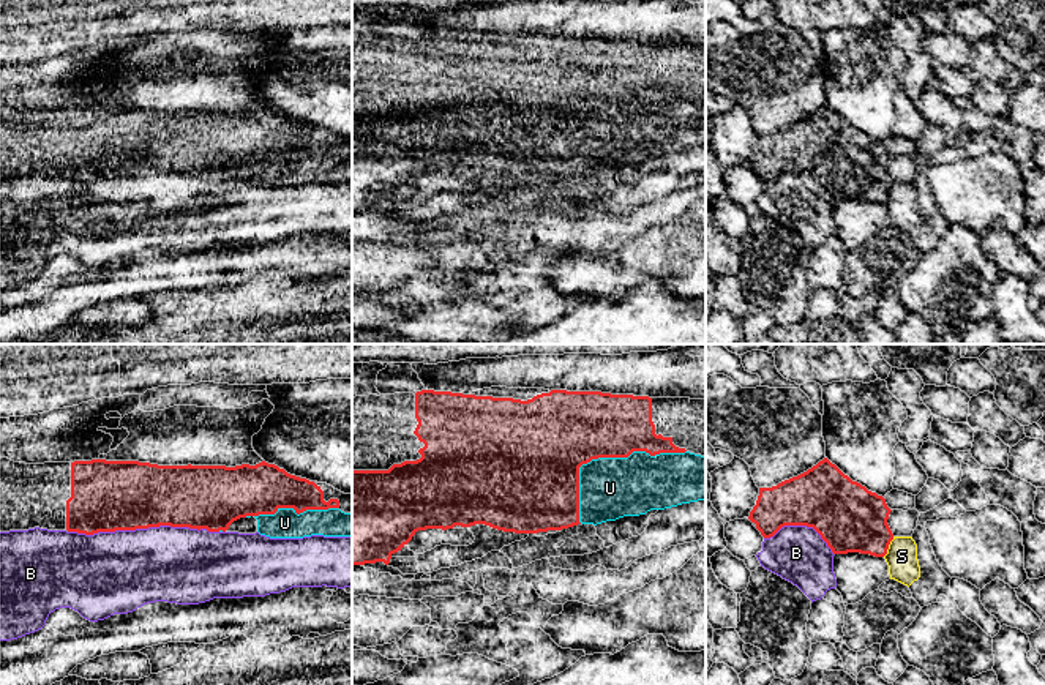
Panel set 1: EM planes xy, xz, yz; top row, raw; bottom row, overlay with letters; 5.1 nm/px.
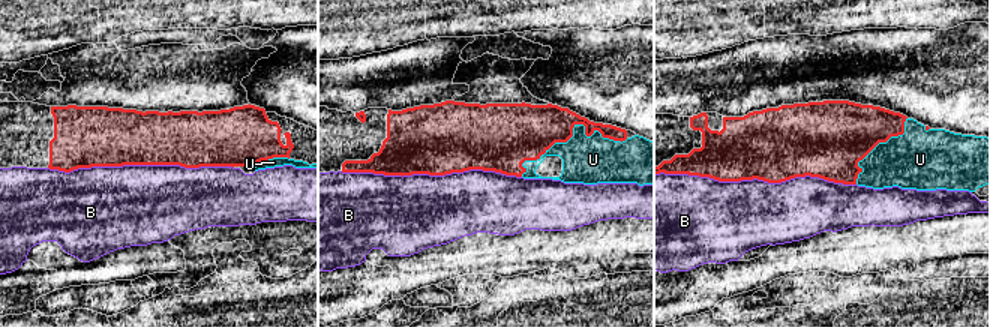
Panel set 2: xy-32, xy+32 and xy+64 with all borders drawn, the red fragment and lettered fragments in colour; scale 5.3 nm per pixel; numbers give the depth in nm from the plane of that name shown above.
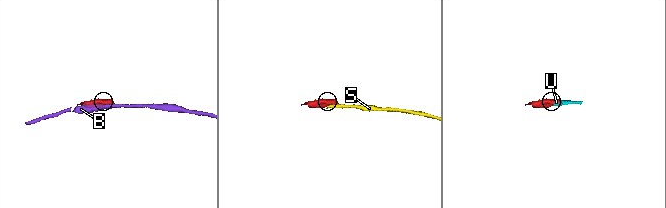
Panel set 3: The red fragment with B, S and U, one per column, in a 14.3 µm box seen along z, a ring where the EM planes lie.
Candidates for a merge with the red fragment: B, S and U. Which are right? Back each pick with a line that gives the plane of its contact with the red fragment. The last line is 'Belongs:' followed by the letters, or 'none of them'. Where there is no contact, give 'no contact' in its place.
U: xz
Belongs: U

